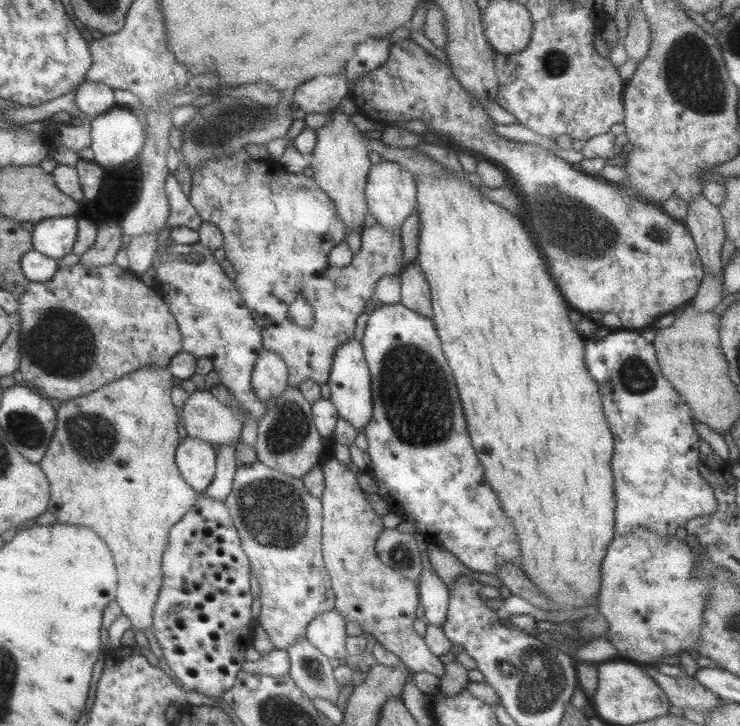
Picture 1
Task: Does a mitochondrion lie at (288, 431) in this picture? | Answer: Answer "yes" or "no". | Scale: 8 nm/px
yes

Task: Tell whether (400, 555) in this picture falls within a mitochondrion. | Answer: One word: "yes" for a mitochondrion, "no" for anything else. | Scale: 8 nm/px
yes

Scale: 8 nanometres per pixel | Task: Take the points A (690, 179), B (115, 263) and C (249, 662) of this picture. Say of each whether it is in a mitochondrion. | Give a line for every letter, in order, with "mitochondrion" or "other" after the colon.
A: other
B: other
C: other

